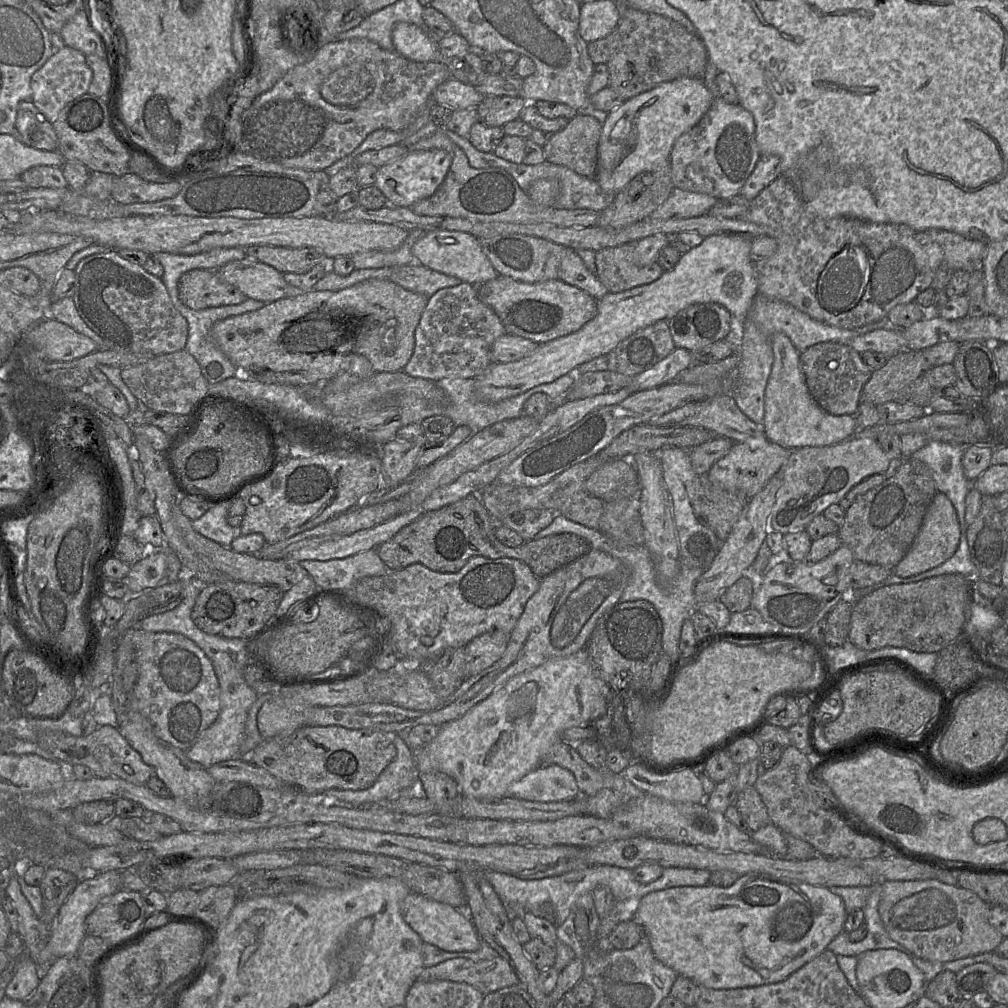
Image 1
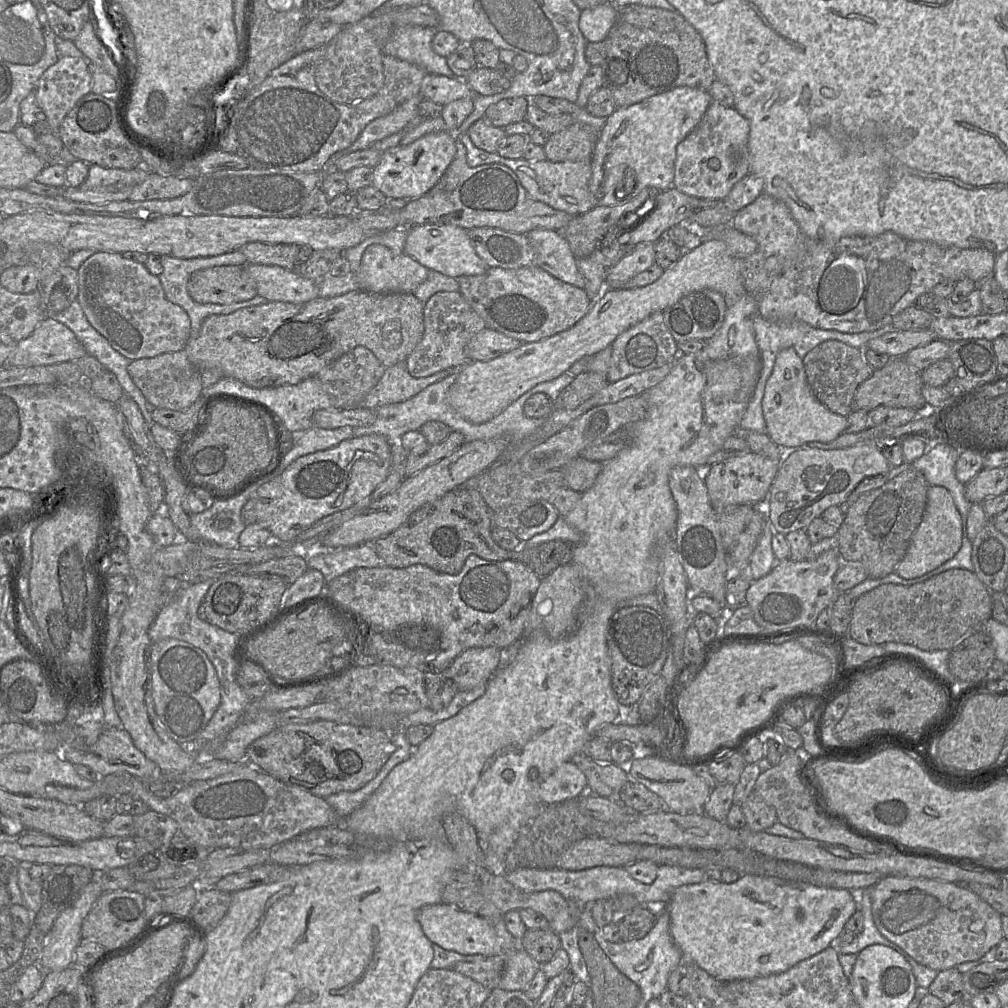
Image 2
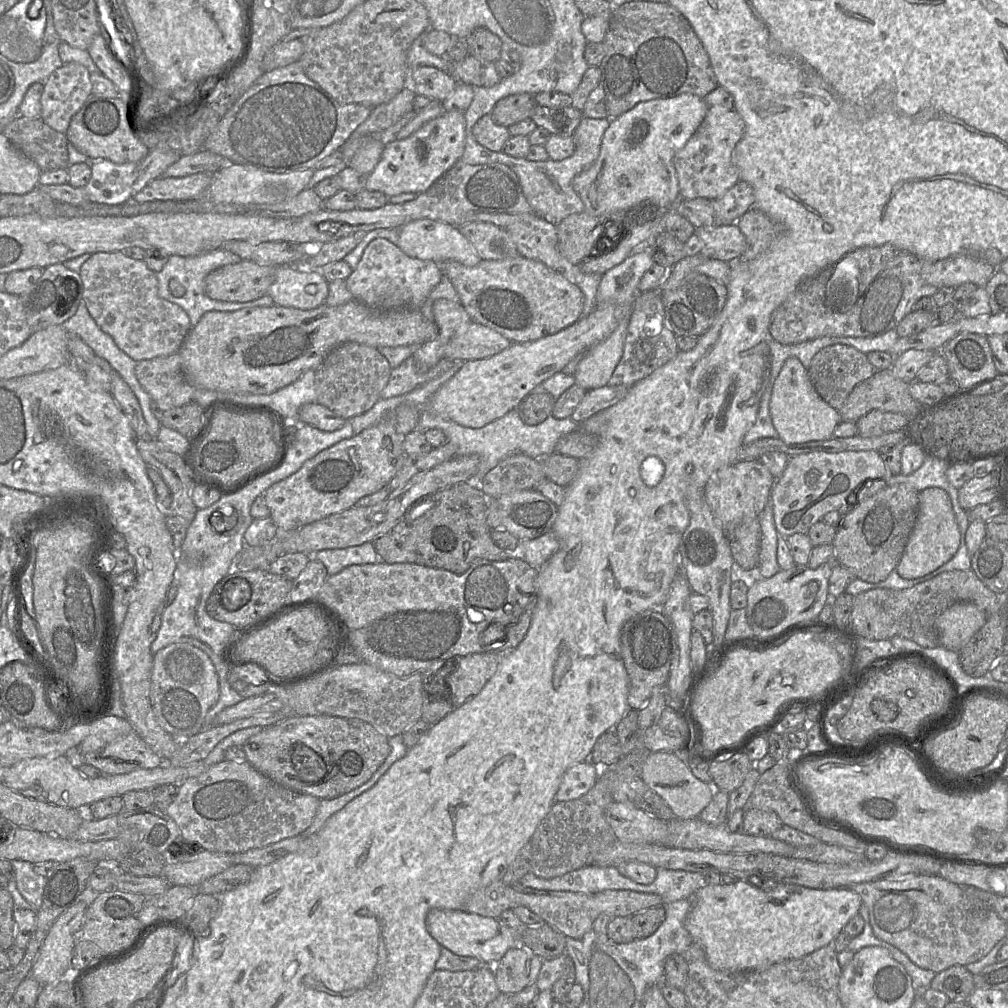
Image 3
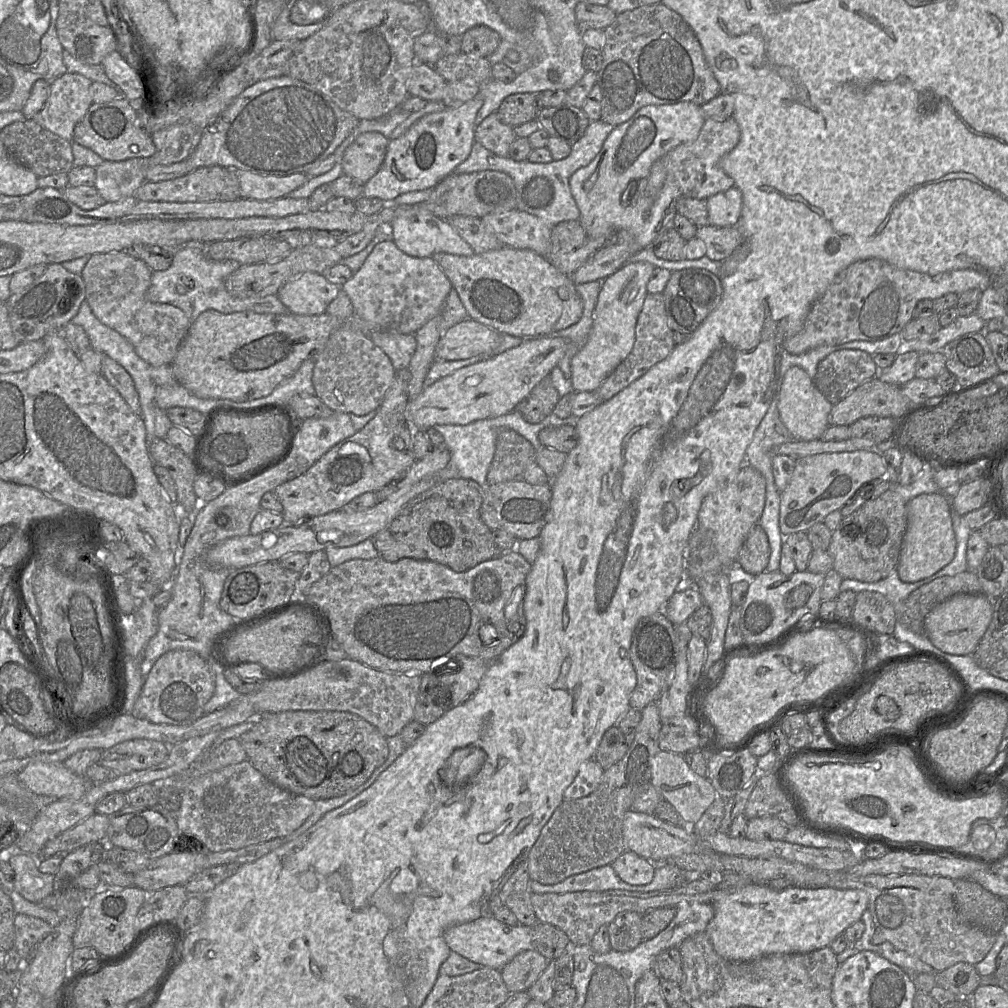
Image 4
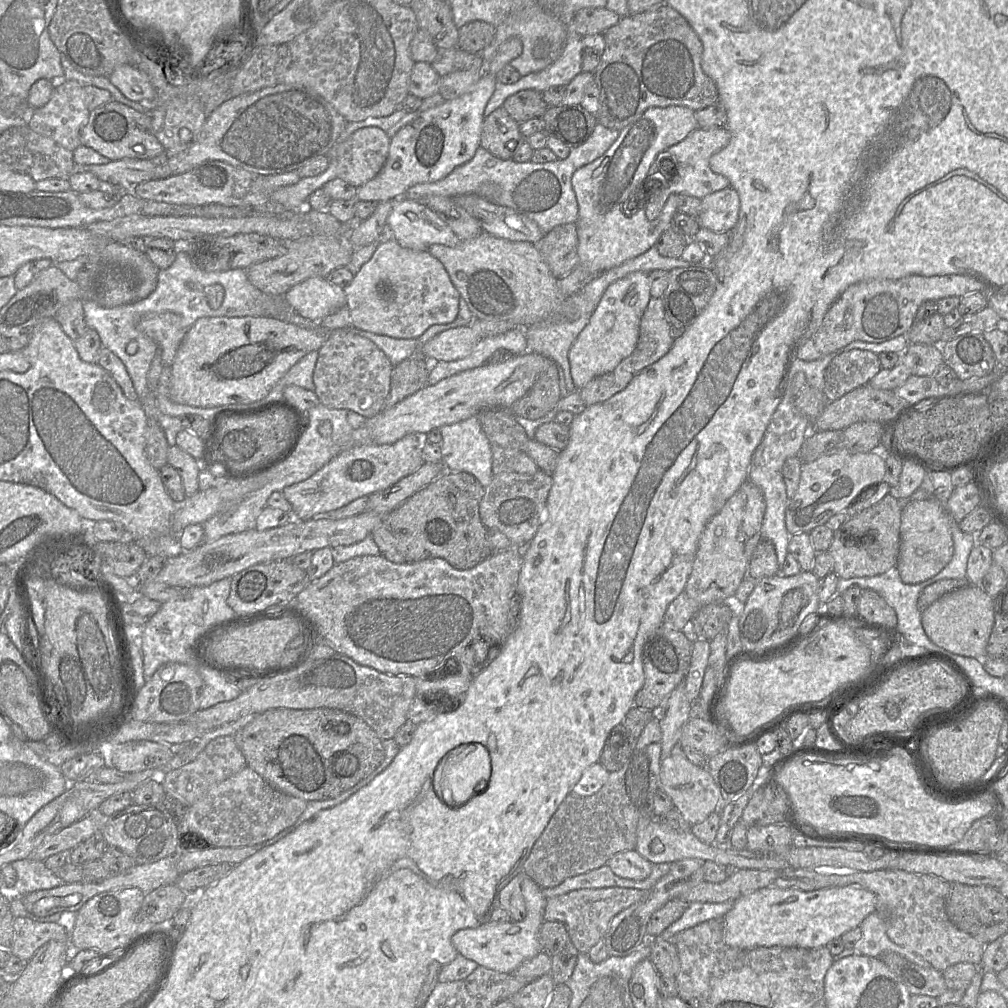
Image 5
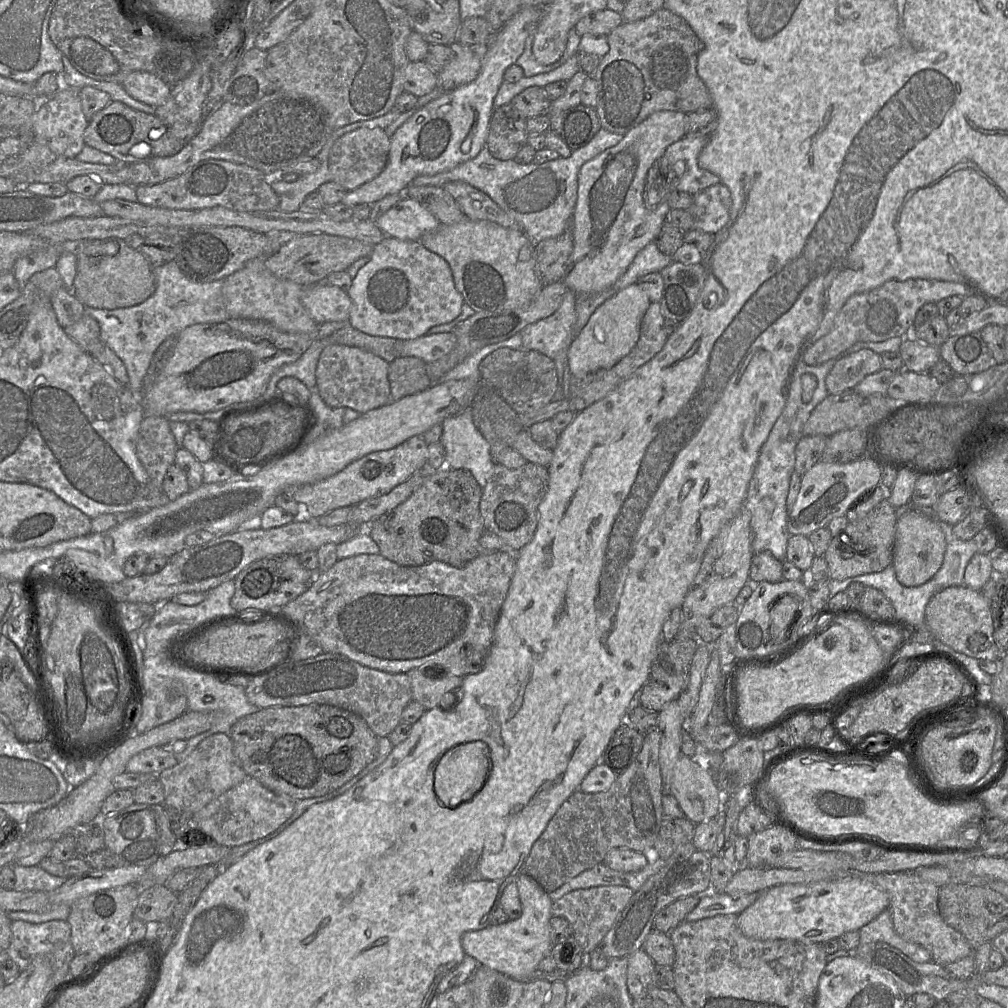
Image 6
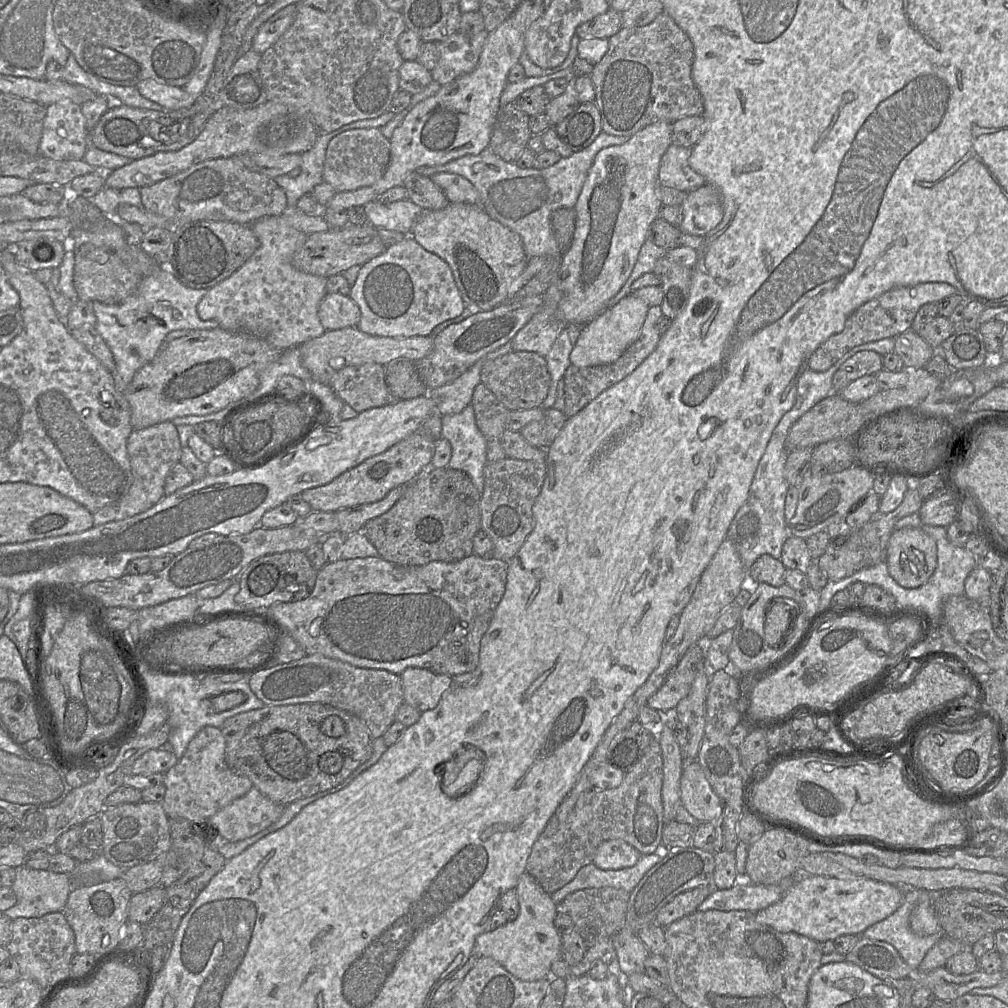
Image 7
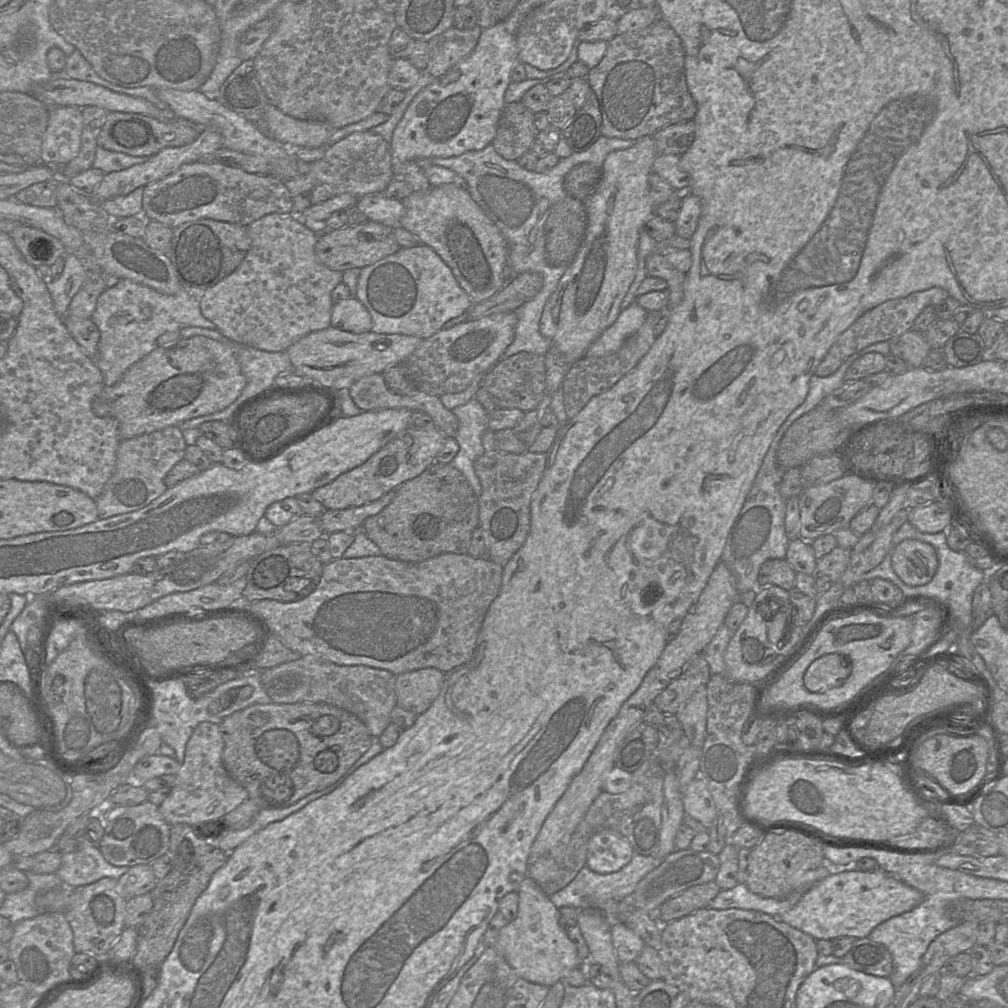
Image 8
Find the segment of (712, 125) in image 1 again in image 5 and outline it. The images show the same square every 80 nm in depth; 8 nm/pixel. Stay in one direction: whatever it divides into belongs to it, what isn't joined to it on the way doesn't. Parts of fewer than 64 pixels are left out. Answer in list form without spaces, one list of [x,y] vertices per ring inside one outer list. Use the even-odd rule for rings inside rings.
[[[698,127],[685,139],[664,150],[660,169],[669,164],[669,171],[672,173],[672,186],[669,187],[670,195],[686,194],[702,199],[710,193],[729,187],[729,180],[725,176],[711,170],[709,159],[713,154],[723,149],[729,143],[730,138],[730,132],[726,127],[712,129]]]

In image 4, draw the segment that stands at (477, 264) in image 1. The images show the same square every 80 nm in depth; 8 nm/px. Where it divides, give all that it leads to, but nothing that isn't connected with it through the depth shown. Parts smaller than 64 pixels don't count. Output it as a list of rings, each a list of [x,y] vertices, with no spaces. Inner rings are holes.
[[[397,205],[390,224],[396,246],[412,257],[432,257],[435,253],[448,253],[460,256],[475,254],[472,247],[446,221],[419,205]]]

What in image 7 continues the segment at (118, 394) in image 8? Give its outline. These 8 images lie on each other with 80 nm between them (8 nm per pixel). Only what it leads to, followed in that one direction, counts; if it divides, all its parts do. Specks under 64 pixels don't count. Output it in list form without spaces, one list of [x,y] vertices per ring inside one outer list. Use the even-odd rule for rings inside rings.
[[[221,328],[194,330],[166,346],[161,344],[159,353],[134,375],[123,392],[130,406],[133,430],[143,429],[176,417],[203,416],[219,412],[231,403],[239,403],[259,386],[262,372],[279,359],[284,350],[271,346],[263,339],[249,334],[229,332]]]

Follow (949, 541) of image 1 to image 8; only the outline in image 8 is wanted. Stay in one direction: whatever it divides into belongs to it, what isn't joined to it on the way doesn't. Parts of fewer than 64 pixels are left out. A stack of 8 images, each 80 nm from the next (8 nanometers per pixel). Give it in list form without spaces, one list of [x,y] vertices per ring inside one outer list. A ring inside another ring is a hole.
[[[905,539],[892,548],[891,565],[905,584],[921,586],[934,576],[938,559],[931,544],[917,539]]]

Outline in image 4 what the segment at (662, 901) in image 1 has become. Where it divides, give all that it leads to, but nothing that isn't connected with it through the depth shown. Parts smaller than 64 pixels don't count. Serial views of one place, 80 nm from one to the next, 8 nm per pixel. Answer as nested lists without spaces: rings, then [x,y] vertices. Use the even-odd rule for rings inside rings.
[[[752,882],[711,904],[714,916],[704,932],[717,954],[729,961],[750,961],[774,954],[809,953],[827,947],[838,935],[844,934],[850,925],[861,920],[863,912],[868,909],[868,903],[868,894],[860,889],[794,886],[773,890],[766,885]]]

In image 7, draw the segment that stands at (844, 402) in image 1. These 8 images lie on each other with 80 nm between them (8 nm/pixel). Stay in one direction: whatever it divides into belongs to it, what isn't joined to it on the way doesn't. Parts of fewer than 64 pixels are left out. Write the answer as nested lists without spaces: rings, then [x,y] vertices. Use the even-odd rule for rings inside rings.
[[[864,350],[846,360],[832,377],[833,392],[840,392],[856,379],[876,374],[883,369],[882,356],[873,350]]]

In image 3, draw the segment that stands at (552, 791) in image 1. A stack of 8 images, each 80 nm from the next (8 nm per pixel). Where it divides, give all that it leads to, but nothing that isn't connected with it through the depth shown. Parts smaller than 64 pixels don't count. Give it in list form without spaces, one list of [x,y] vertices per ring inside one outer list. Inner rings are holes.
[[[590,760],[574,764],[563,775],[555,802],[575,800],[585,795],[596,783],[598,768]]]

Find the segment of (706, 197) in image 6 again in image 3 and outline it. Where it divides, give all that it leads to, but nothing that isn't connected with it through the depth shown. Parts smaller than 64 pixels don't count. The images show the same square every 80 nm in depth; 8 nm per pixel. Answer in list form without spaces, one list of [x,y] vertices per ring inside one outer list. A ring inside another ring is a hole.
[[[740,180],[722,197],[712,201],[716,224],[734,224],[754,206],[755,197],[750,184]]]

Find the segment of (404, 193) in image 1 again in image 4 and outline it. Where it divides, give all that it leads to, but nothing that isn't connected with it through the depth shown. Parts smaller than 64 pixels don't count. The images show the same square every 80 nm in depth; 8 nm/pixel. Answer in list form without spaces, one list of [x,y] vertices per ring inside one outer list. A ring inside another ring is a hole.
[[[480,95],[452,108],[428,114],[415,122],[402,136],[389,141],[379,171],[364,186],[362,196],[392,204],[401,194],[433,189],[454,172],[470,155],[475,142],[476,115],[483,106]]]

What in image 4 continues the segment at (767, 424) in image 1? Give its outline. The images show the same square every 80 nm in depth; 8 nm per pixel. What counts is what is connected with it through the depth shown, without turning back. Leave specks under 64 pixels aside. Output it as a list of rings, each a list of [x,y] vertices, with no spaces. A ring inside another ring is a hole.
[[[792,366],[787,370],[780,386],[777,408],[781,421],[795,440],[820,439],[829,426],[832,407],[804,369]]]

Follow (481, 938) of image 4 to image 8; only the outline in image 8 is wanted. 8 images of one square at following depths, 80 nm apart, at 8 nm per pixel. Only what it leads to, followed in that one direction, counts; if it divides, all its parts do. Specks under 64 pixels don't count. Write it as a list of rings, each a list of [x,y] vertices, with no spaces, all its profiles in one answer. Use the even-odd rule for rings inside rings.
[[[527,875],[522,880],[517,893],[518,914],[500,929],[491,947],[505,958],[521,978],[550,988],[561,981],[569,970],[580,967],[585,960],[579,959],[576,945],[560,927],[559,909],[531,877]]]

